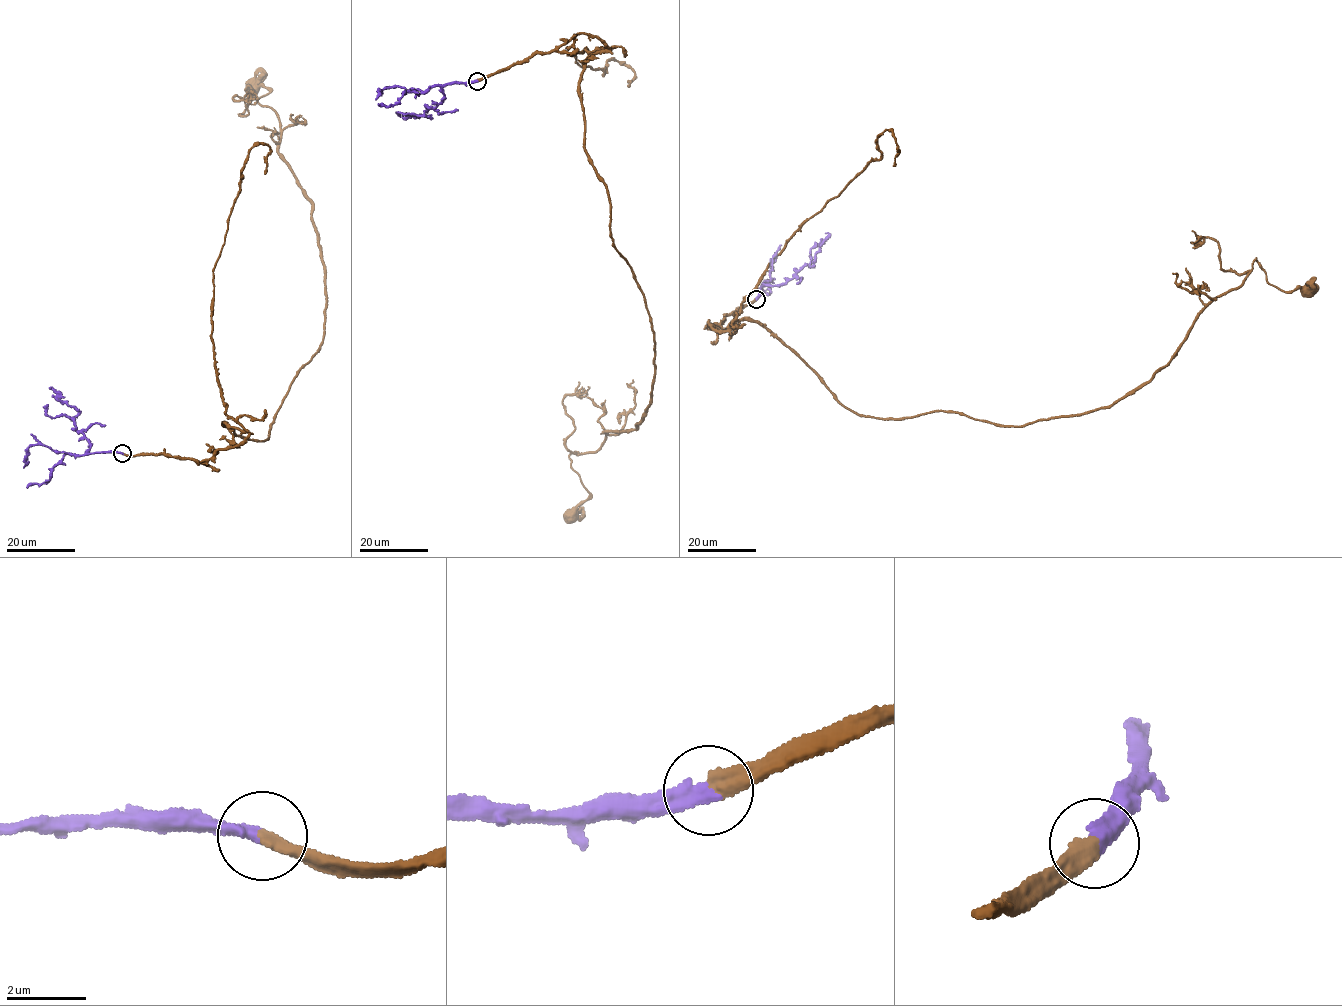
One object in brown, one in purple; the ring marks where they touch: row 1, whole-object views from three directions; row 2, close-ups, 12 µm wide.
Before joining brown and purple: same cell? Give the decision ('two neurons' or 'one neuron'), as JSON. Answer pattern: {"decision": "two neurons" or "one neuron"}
{"decision": "one neuron"}

